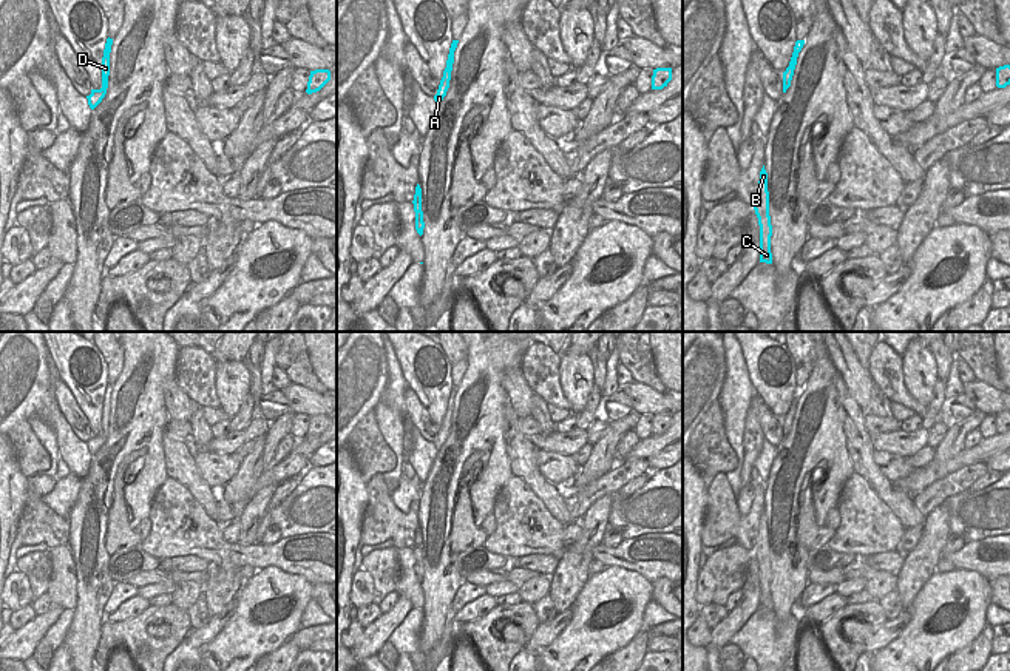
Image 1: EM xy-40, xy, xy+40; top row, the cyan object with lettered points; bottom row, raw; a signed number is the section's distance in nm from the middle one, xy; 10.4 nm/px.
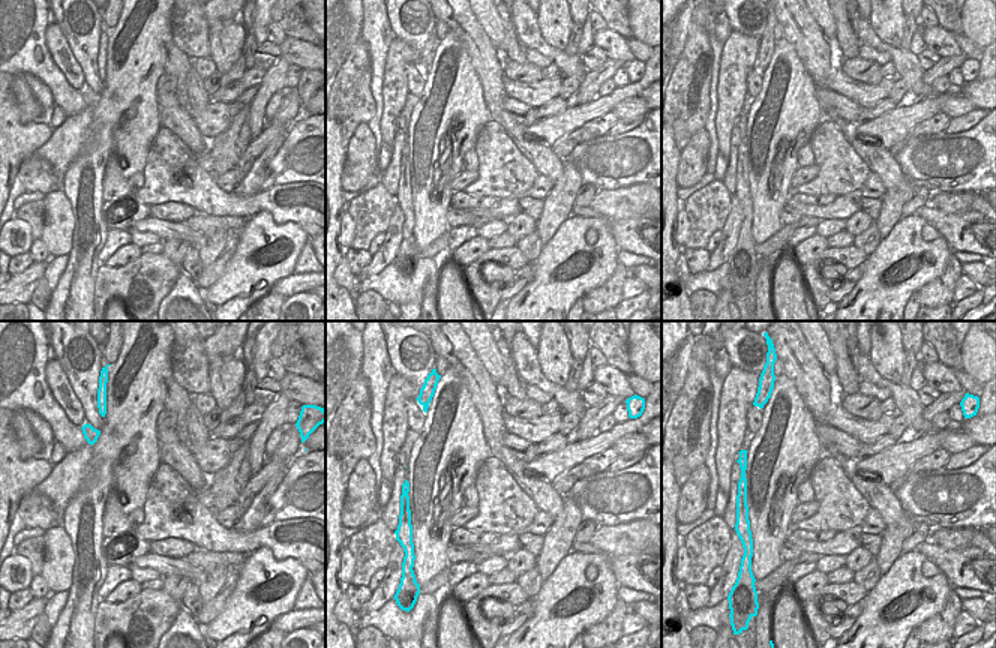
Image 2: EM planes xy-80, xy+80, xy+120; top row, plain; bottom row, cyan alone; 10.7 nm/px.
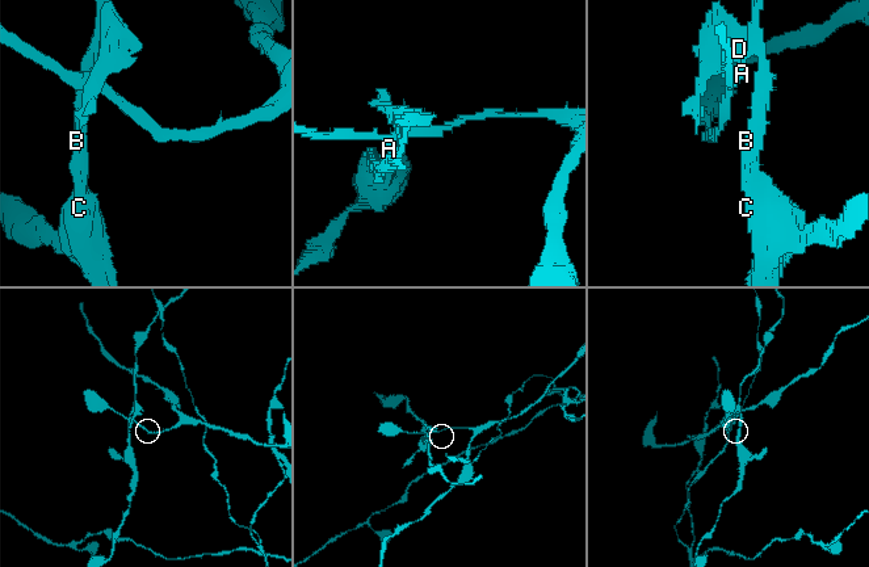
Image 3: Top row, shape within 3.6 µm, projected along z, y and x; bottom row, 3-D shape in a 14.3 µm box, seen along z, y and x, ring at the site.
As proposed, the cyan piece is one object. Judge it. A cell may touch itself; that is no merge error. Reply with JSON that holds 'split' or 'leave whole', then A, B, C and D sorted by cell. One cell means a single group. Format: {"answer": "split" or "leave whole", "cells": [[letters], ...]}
{"answer": "split", "cells": [["A"], ["B", "C", "D"]]}

